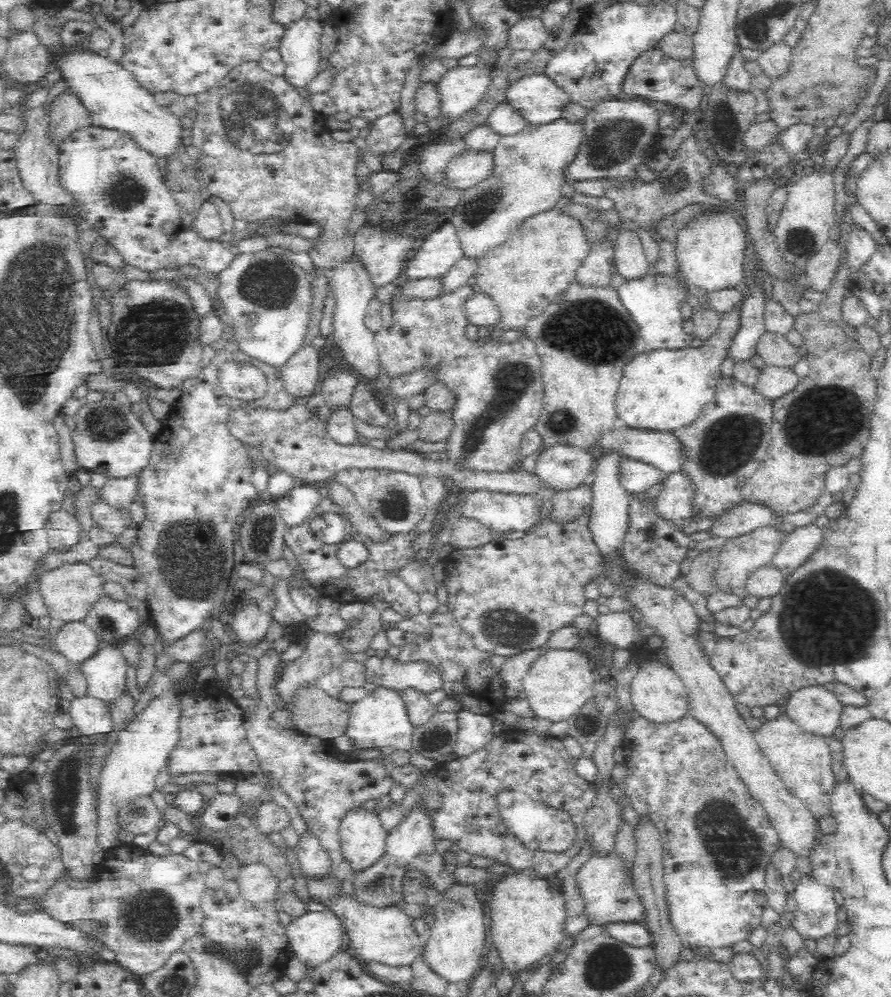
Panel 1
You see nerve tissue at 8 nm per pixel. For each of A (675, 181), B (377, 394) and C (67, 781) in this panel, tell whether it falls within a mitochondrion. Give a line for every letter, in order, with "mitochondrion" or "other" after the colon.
A: mitochondrion
B: other
C: mitochondrion

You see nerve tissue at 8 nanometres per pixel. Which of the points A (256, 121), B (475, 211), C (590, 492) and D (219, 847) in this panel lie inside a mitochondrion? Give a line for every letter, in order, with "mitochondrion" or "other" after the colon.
A: mitochondrion
B: mitochondrion
C: other
D: other

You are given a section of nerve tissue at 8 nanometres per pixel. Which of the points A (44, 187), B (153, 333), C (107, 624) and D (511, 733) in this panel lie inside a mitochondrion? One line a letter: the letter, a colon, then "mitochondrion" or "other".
A: other
B: mitochondrion
C: mitochondrion
D: other

